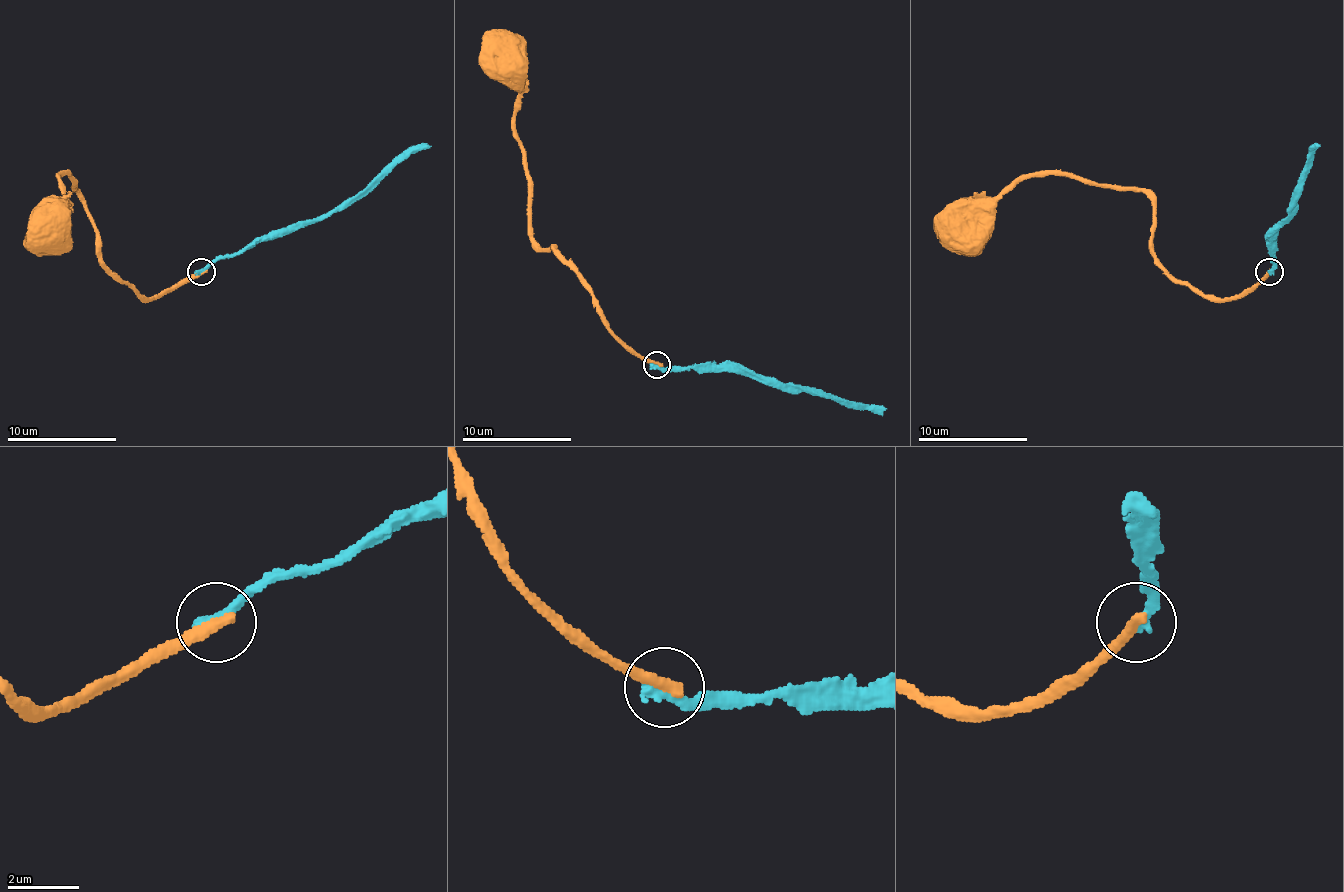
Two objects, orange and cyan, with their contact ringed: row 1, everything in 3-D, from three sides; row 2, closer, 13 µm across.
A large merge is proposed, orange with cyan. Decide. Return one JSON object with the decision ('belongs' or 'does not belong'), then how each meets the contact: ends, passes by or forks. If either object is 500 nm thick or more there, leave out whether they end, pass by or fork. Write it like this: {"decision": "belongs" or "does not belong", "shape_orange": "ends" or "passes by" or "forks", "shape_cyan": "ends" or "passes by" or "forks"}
{"decision": "does not belong", "shape_orange": "ends", "shape_cyan": "ends"}

